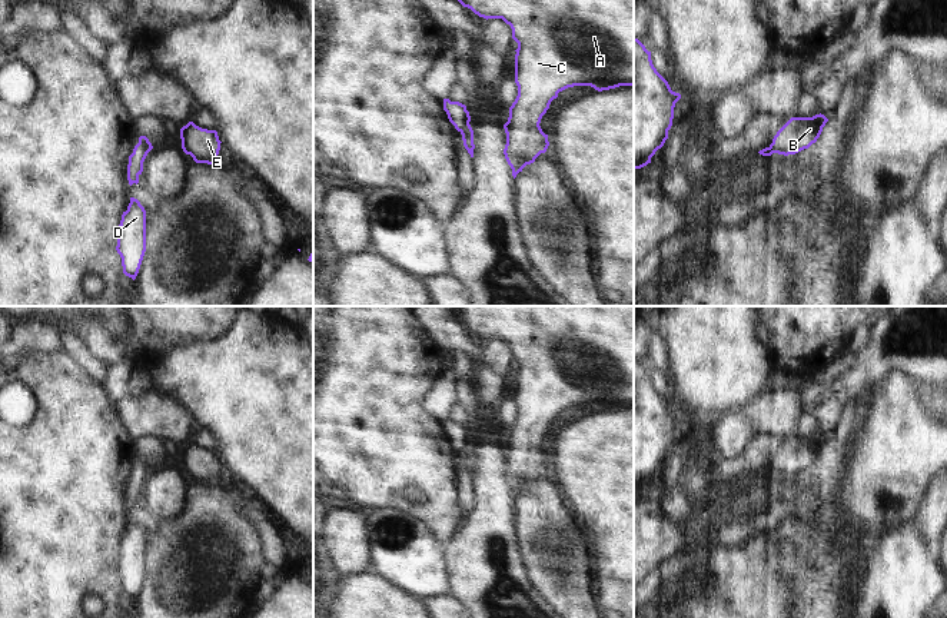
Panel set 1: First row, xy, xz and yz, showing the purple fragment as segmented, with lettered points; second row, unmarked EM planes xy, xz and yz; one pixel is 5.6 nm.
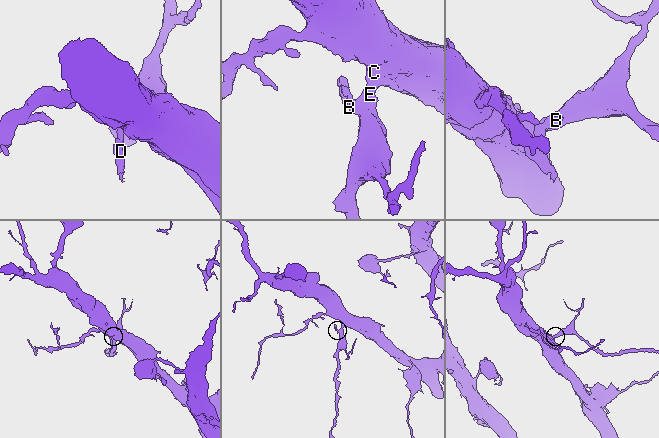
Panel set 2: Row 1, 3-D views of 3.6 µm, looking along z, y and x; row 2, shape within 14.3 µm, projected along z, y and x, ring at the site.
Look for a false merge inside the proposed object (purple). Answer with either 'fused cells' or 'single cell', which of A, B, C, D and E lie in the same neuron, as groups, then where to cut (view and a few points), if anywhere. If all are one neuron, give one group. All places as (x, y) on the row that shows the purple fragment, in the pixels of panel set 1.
fused cells; A B C E / D; cut in xy along (139, 142), (148, 152)

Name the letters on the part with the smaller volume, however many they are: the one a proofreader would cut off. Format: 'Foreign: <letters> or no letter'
Foreign: D

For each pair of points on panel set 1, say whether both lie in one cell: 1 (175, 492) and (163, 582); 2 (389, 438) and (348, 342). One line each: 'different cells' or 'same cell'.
1: different cells
2: same cell

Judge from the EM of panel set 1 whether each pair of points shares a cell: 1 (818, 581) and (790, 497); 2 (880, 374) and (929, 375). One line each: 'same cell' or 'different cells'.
1: different cells
2: same cell

